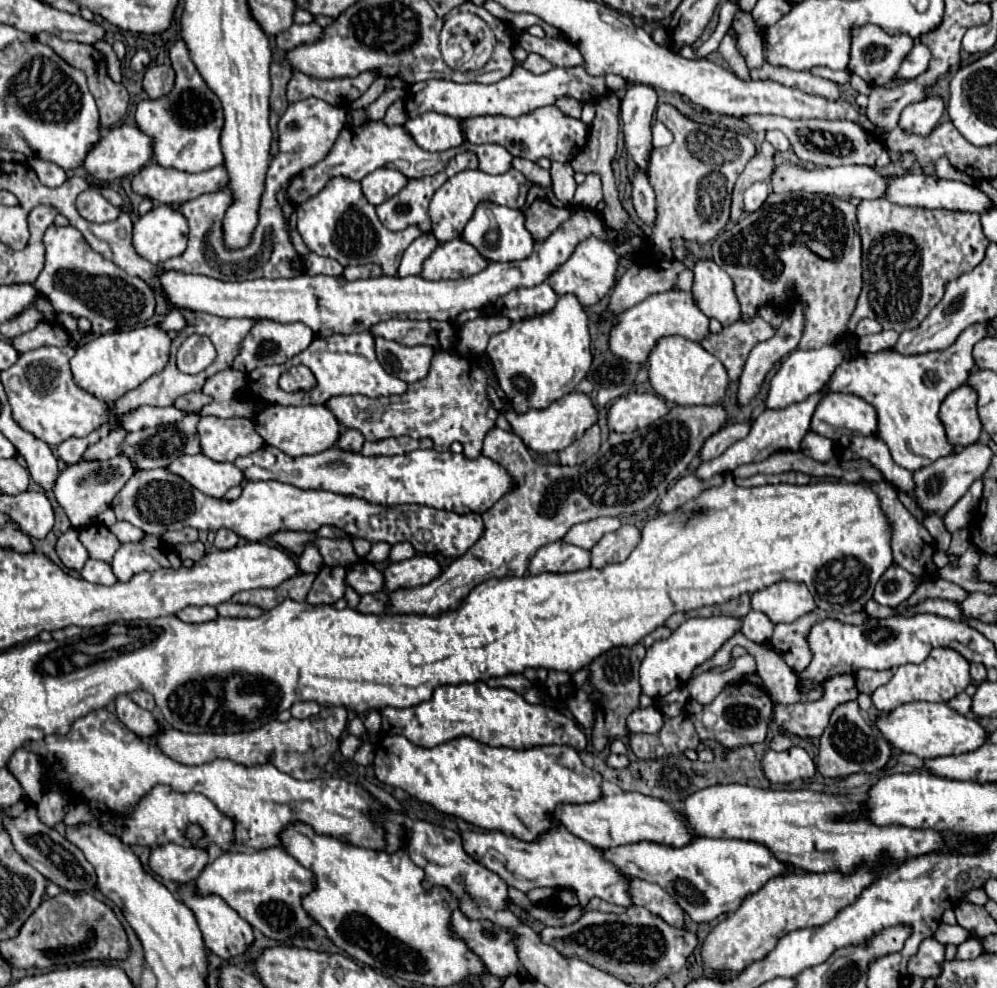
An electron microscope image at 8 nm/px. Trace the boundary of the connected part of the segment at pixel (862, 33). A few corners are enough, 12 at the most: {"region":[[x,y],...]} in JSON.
{"region":[[853,30],[849,70],[869,86],[895,82],[911,36]]}

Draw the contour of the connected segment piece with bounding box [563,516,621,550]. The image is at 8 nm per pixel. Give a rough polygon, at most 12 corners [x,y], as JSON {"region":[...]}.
{"region":[[595,518],[575,524],[565,542],[591,550],[619,518]]}

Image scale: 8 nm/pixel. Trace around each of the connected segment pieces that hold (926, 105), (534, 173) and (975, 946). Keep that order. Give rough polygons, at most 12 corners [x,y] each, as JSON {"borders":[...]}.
{"borders":[[[941,96],[909,104],[899,126],[927,136],[945,112]],[[513,158],[511,166],[543,188],[551,186],[549,172],[531,160]],[[975,938],[957,946],[957,960],[973,960],[981,954]]]}

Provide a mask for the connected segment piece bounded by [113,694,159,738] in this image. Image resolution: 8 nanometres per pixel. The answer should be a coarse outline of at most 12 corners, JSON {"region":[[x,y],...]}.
{"region":[[127,694],[113,700],[115,714],[131,732],[151,738],[157,718]]}

